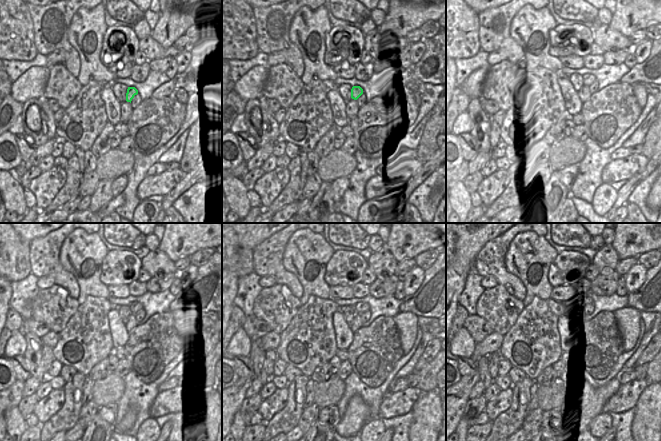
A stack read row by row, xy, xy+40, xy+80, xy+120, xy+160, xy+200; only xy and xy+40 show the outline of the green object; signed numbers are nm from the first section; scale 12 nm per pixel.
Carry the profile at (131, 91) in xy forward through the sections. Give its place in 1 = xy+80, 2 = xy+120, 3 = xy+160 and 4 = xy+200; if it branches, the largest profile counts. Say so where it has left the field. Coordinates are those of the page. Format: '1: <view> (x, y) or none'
1: xy+80 (576, 79)
2: xy+120 (131, 301)
3: xy+160 (360, 307)
4: xy+200 (587, 305)

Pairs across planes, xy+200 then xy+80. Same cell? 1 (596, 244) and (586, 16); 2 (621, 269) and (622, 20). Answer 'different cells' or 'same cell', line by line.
1: different cells
2: different cells

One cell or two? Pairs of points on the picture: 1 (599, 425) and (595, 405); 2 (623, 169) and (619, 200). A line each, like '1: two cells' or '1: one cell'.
1: two cells
2: two cells

